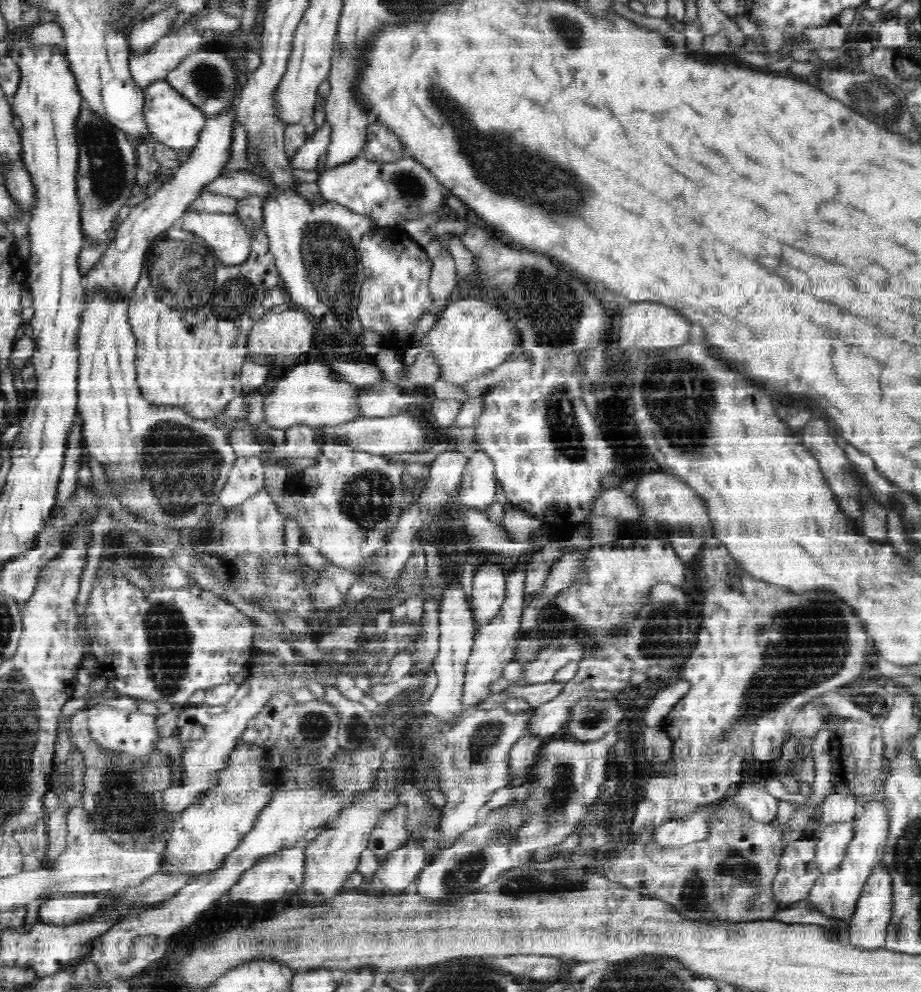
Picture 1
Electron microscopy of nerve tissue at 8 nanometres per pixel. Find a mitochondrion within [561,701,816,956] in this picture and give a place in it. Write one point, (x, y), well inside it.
(736, 866)

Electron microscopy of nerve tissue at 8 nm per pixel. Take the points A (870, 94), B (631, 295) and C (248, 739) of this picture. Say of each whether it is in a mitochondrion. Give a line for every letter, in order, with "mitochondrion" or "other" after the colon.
A: mitochondrion
B: other
C: other

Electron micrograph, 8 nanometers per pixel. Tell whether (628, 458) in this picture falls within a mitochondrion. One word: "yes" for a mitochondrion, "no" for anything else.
no

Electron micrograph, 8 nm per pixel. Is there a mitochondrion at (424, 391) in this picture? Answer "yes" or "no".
no

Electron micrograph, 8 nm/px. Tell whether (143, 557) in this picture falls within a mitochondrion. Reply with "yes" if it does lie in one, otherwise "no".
no

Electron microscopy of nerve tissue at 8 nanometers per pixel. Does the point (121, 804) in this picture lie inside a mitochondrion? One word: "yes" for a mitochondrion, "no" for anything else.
yes

